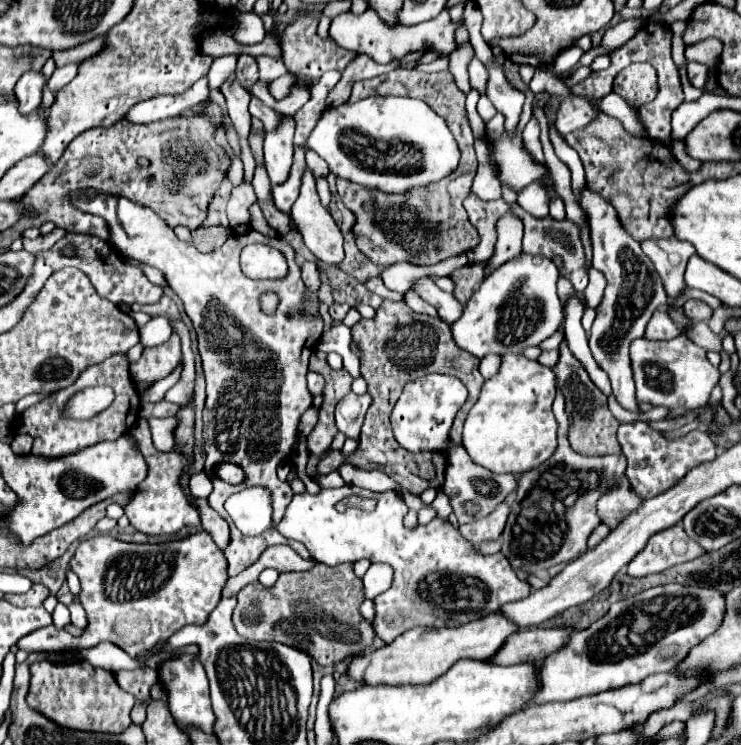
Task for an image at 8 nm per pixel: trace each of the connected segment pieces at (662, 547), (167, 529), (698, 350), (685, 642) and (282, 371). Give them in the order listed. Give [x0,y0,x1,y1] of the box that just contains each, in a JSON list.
[[627,524,705,576],[125,400,201,536],[631,334,719,418],[533,584,725,704],[73,192,323,524]]

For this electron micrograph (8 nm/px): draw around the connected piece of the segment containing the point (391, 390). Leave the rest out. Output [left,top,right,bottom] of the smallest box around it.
[319,300,485,494]

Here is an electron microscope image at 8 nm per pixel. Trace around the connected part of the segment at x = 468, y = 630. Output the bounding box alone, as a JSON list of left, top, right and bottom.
[347,612,519,686]

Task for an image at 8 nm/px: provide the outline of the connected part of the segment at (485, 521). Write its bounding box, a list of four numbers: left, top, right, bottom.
[459,500,509,544]

